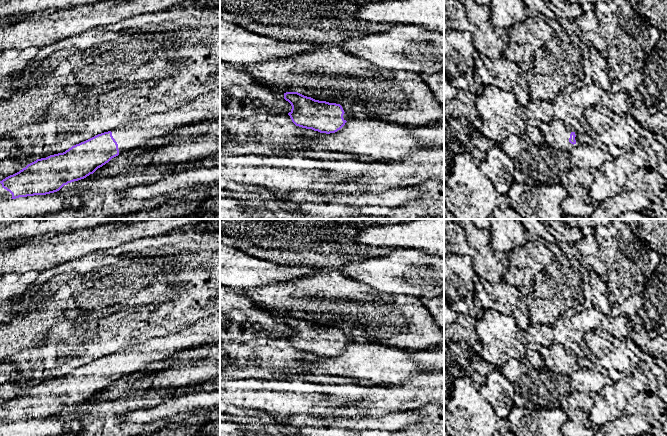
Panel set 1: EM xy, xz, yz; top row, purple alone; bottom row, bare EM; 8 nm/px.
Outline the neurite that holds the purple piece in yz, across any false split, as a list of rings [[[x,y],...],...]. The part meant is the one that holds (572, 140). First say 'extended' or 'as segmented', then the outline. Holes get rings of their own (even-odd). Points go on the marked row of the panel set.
extended | [[[553,119],[550,123],[533,120],[529,123],[539,128],[551,147],[569,152],[580,144],[575,129],[561,120]]]

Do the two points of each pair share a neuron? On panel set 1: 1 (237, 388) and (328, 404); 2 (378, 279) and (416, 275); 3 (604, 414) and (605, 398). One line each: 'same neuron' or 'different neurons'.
1: same neuron
2: same neuron
3: same neuron

